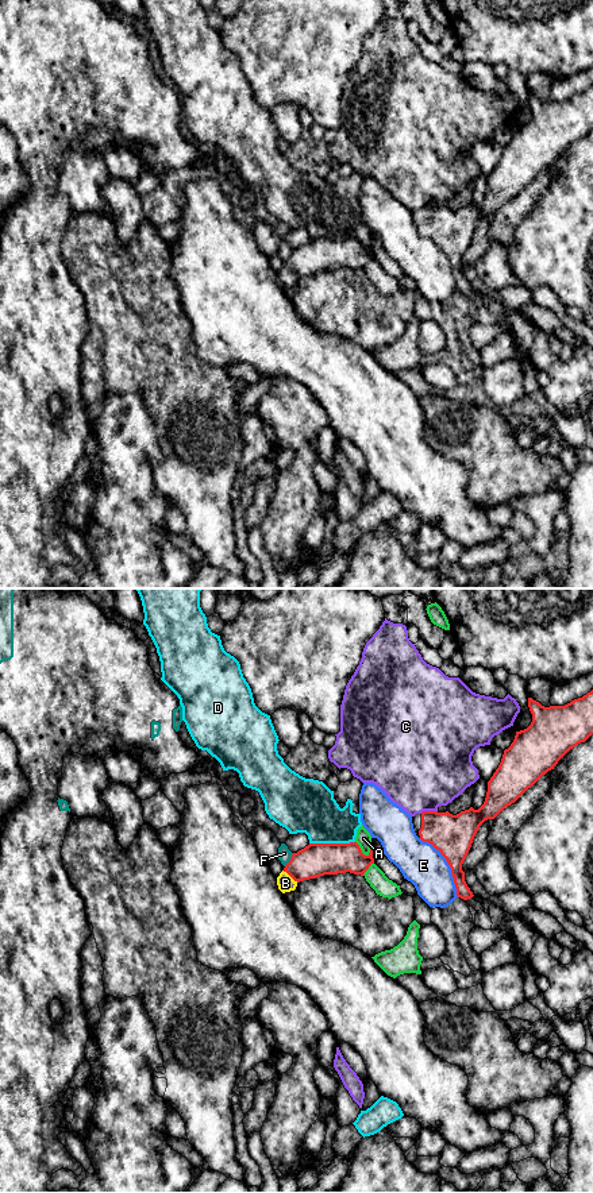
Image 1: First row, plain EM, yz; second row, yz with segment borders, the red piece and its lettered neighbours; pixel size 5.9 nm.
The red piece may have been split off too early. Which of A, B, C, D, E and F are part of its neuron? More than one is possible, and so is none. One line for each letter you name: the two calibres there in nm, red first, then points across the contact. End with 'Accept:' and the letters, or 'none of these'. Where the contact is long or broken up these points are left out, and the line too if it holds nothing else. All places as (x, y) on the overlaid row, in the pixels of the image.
B: calibres 200 and 100 nm; way yz (315, 860), (304, 864), (291, 876), (285, 883)
Accept: B

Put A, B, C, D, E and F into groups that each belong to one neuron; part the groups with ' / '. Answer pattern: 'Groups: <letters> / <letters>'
Groups: A / B / C / D / E / F

